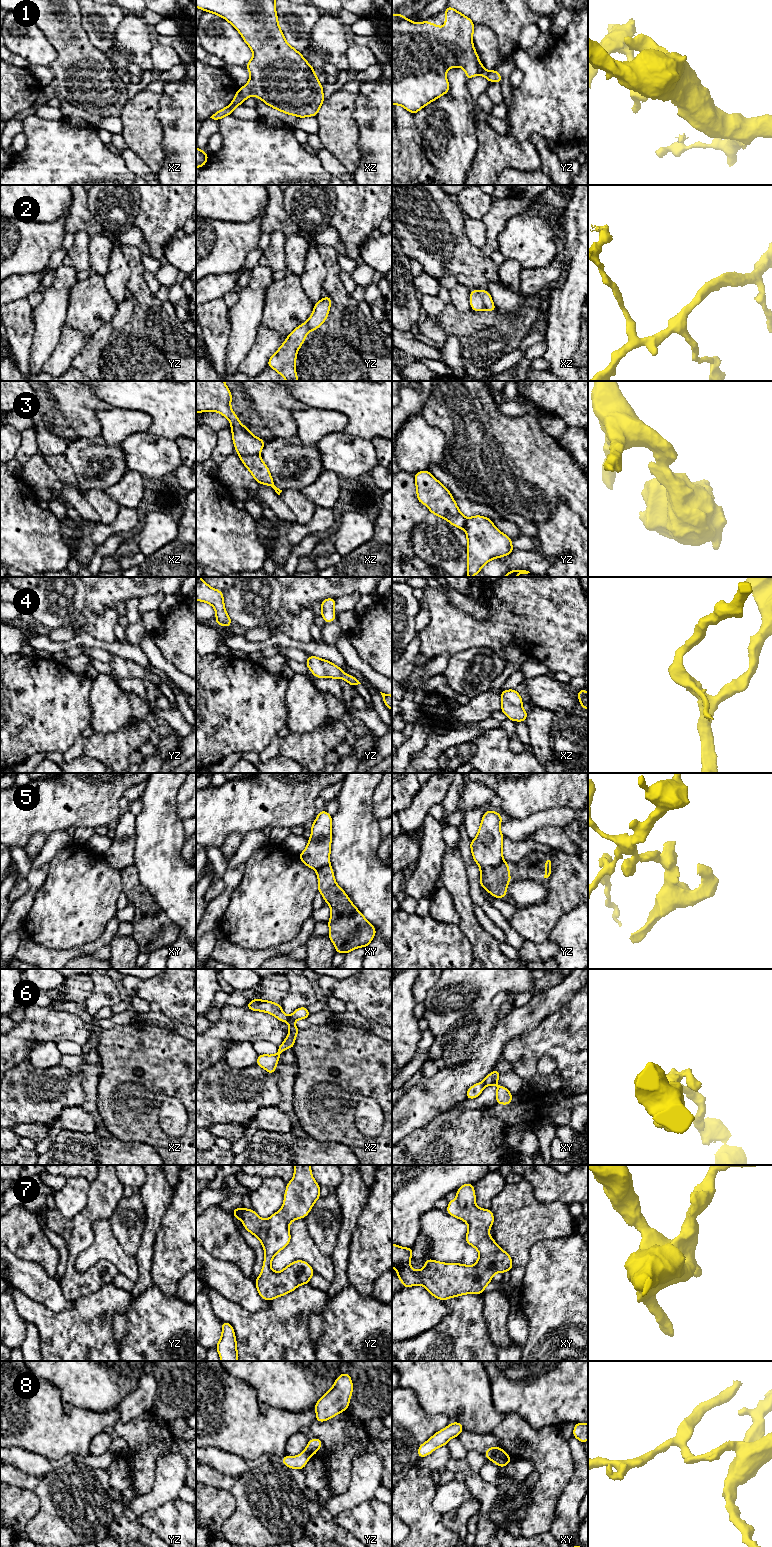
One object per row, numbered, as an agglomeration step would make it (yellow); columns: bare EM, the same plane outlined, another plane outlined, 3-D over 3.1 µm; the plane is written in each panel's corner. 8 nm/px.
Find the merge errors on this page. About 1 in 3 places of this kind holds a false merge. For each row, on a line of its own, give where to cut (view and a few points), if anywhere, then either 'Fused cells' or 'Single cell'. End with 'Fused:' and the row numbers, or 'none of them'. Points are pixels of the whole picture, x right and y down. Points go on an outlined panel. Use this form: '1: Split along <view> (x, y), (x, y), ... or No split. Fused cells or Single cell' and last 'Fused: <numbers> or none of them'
1: No split. Single cell
2: No split. Single cell
3: Split along xz (239, 453), (258, 454). Fused cells
4: No split. Single cell
5: Split along yz (503, 861), (497, 865), (481, 869). Fused cells
6: Split along xz (289, 1016), (287, 1021). Fused cells
7: No split. Single cell
8: Split along xy (499, 1448), (489, 1458). Fused cells
Fused: 3, 5, 6, 8

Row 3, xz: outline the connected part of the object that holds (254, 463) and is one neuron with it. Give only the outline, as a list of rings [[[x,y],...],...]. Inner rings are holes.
[[[259,454],[255,455],[240,455],[239,458],[246,468],[250,471],[254,479],[258,484],[264,484],[271,486],[275,492],[280,495],[282,490],[274,485],[272,476],[270,474],[269,468],[263,462]]]

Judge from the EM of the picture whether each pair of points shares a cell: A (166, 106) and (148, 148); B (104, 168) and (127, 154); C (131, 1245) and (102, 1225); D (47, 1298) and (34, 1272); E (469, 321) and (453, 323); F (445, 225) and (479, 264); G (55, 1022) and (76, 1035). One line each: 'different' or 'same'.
A: different
B: different
C: different
D: same
E: same
F: same
G: same

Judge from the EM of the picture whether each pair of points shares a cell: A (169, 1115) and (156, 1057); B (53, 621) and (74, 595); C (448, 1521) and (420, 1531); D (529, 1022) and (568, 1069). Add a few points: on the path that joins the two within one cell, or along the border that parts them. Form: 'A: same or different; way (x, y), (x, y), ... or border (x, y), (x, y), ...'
A: different; border (178, 1098), (167, 1097), (163, 1101), (159, 1122)
B: same; way (54, 615), (68, 601)
C: different; border (441, 1515), (443, 1524), (459, 1536)
D: different; border (552, 1012), (532, 1030), (513, 1037)

